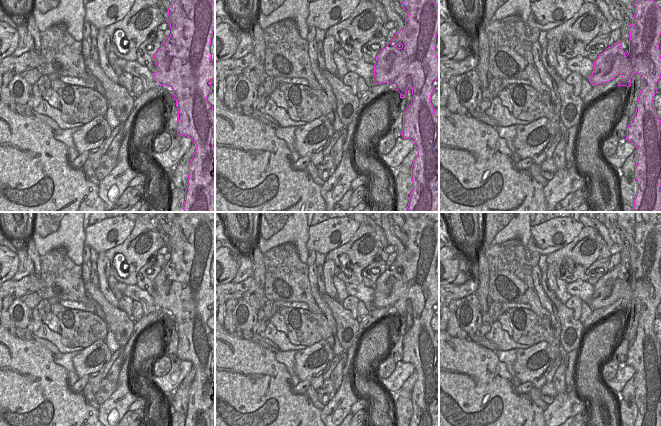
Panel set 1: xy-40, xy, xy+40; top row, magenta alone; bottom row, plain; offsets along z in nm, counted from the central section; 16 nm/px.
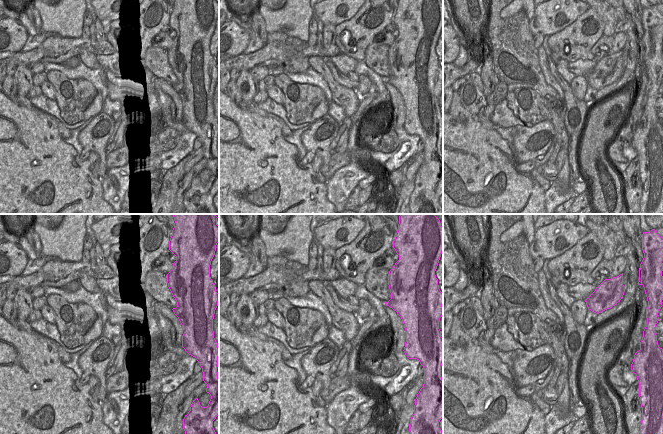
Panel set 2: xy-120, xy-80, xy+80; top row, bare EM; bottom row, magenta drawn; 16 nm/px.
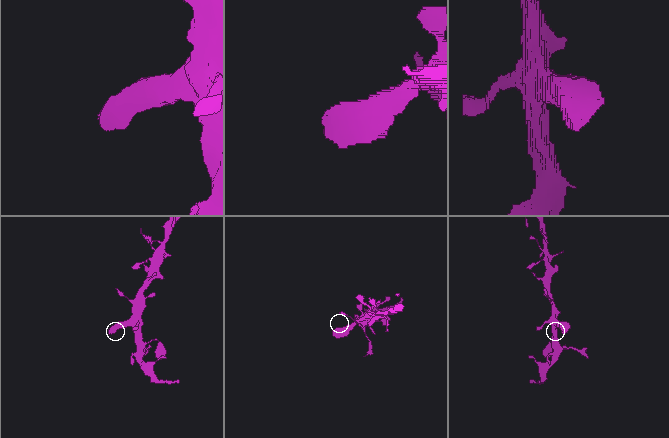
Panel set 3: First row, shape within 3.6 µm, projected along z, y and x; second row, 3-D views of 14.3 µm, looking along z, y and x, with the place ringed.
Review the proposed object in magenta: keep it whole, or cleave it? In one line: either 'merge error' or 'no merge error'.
no merge error

